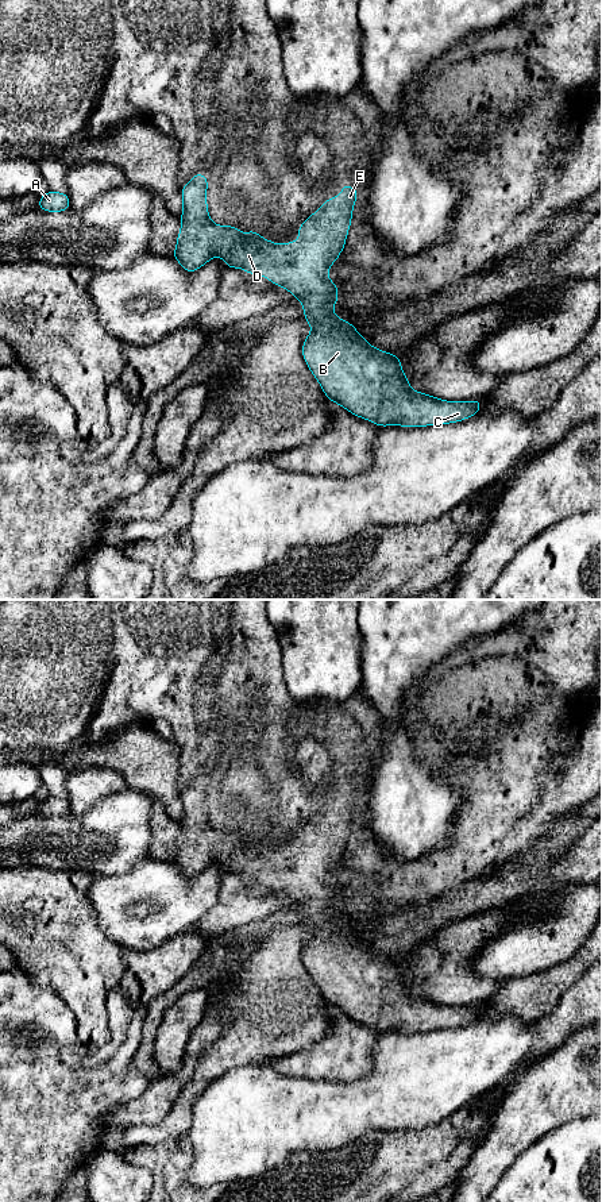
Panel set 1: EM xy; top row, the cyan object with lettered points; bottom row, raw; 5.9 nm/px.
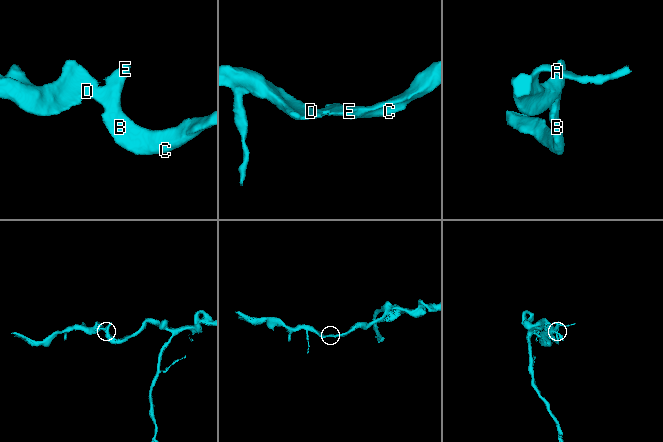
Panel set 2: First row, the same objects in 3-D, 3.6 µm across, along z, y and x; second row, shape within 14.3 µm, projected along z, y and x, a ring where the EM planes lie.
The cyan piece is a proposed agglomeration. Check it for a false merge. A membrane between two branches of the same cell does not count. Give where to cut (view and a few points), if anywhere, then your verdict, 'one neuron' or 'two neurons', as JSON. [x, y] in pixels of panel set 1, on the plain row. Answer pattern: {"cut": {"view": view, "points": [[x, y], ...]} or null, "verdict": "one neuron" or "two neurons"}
{"cut": null, "verdict": "one neuron"}

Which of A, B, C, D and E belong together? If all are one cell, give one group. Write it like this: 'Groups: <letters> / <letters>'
Groups: A B C D E

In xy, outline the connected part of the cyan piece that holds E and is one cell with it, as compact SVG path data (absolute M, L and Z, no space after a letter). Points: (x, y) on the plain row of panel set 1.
M196 778L190 786L181 793L181 802L184 816L180 821L181 836L177 841L175 855L173 863L178 866L182 874L193 878L202 872L208 866L216 860L221 862L225 872L238 872L255 881L265 881L274 890L278 890L293 898L294 904L302 908L305 925L312 932L312 937L305 943L301 959L320 989L324 999L335 1009L339 1009L354 1021L366 1024L379 1032L401 1030L401 1032L427 1032L436 1029L449 1029L466 1025L481 1016L482 1006L445 1006L431 999L416 997L410 993L404 974L400 968L398 959L390 959L373 952L356 933L346 925L341 925L333 918L332 910L337 908L337 890L328 883L328 875L333 867L337 866L340 858L346 852L347 839L350 836L354 809L358 804L359 794L352 794L350 789L341 790L341 800L339 802L329 802L313 820L308 821L298 832L300 844L290 848L279 848L278 851L262 843L254 836L248 835L244 841L242 836L232 831L216 831L209 824L207 809L208 782Z

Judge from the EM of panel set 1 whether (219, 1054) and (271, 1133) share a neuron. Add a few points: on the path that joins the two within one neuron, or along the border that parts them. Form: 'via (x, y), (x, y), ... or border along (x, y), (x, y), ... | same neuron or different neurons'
border along (259, 1063), (235, 1066), (215, 1078), (204, 1089) | different neurons

